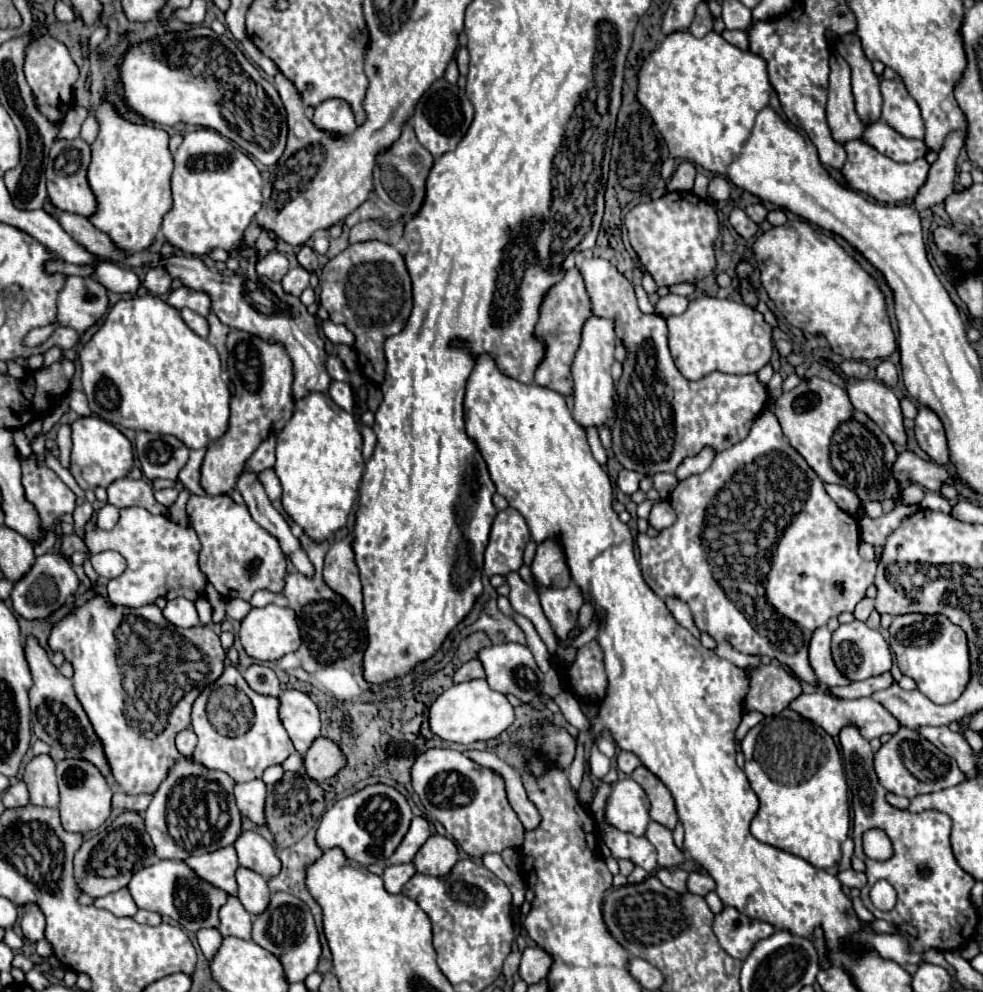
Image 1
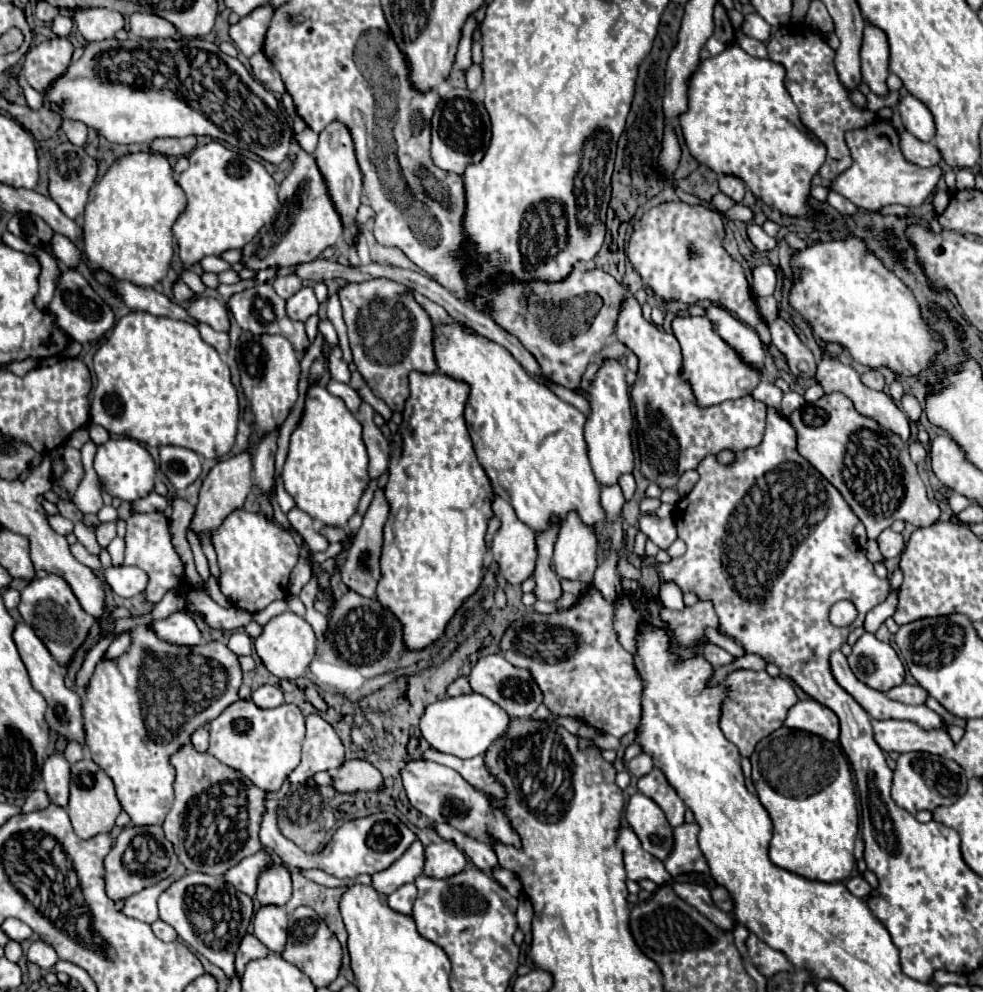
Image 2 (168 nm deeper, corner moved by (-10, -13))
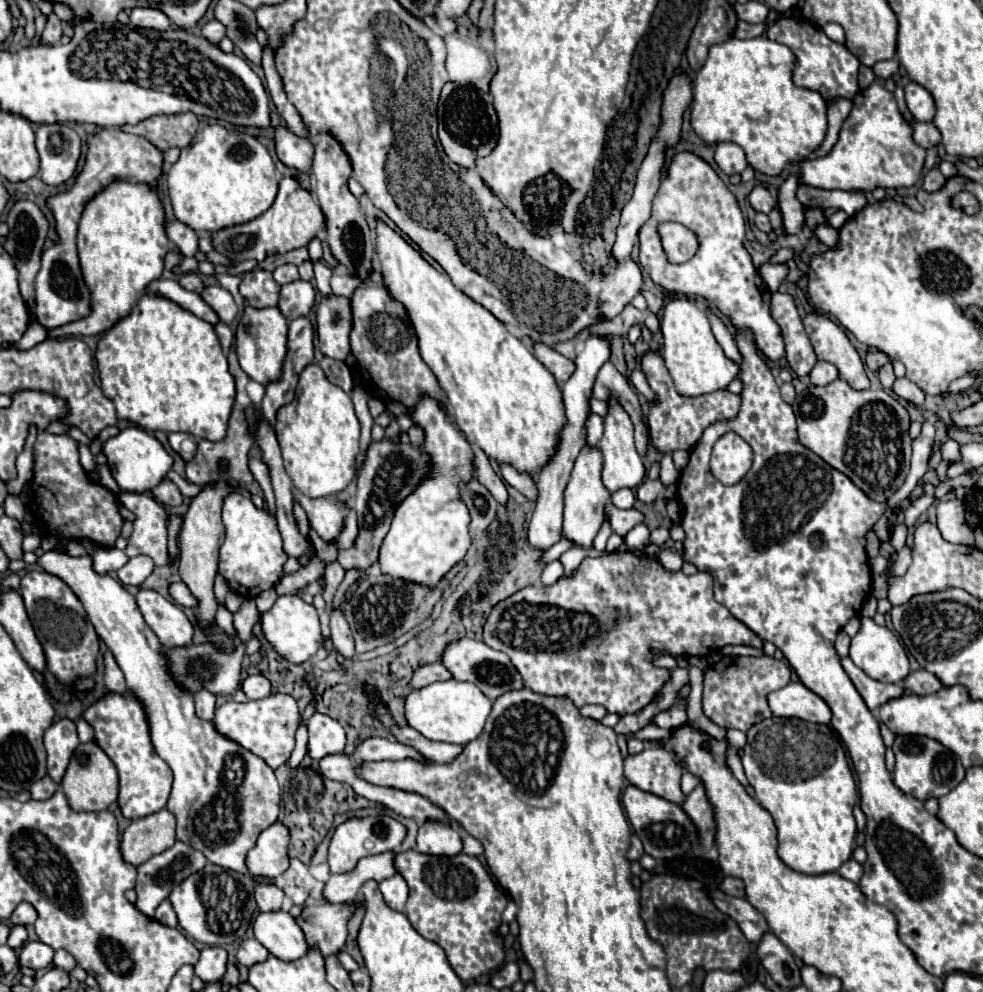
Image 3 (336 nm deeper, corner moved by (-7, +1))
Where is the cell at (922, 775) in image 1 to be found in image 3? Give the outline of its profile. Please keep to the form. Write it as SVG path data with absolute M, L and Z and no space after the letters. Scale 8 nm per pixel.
M897 736L893 744L893 754L895 754L895 772L893 772L895 786L901 788L905 794L915 796L917 800L945 796L965 778L965 768L959 756L955 756L951 750L947 750L943 744L931 738Z

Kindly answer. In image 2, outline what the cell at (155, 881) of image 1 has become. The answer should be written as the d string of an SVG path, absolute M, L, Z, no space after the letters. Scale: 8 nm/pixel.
M186 872L174 880L158 898L160 920L170 924L184 944L206 956L212 964L220 966L226 976L234 972L234 954L254 916L254 900L224 882L202 872Z

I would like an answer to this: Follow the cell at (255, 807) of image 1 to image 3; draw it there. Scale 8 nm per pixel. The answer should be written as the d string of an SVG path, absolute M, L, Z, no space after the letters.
M371 816L371 818L351 818L351 820L347 820L345 824L337 826L337 830L331 838L331 846L329 846L331 874L351 872L355 868L355 864L365 856L397 850L401 846L403 838L405 838L405 832L407 832L405 826L399 824L397 820L389 818L389 816Z

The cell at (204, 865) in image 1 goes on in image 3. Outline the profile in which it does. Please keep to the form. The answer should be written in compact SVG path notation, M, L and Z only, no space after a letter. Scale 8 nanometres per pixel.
M283 822L271 824L261 832L257 846L247 854L247 866L253 876L277 878L289 868L289 828Z

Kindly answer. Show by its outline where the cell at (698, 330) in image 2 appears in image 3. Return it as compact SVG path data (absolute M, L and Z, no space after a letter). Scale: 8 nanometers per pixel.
M673 298L663 308L661 332L663 332L661 356L675 382L675 390L681 396L701 396L715 390L723 390L731 380L737 378L739 372L737 364L723 354L721 346L717 344L711 332L707 314L695 302L687 298Z

